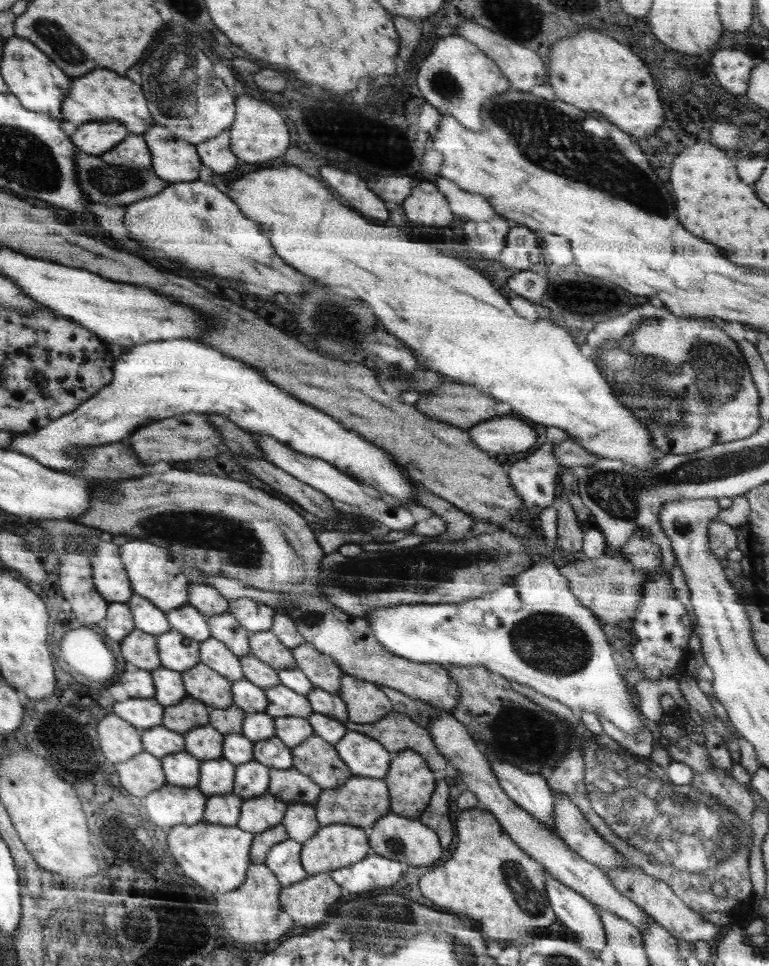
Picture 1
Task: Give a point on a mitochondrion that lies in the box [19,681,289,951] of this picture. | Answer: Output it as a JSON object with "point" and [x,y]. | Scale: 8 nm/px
{"point":[94,917]}

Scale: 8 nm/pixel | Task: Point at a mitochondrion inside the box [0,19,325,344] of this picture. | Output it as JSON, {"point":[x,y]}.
{"point":[173,78]}

